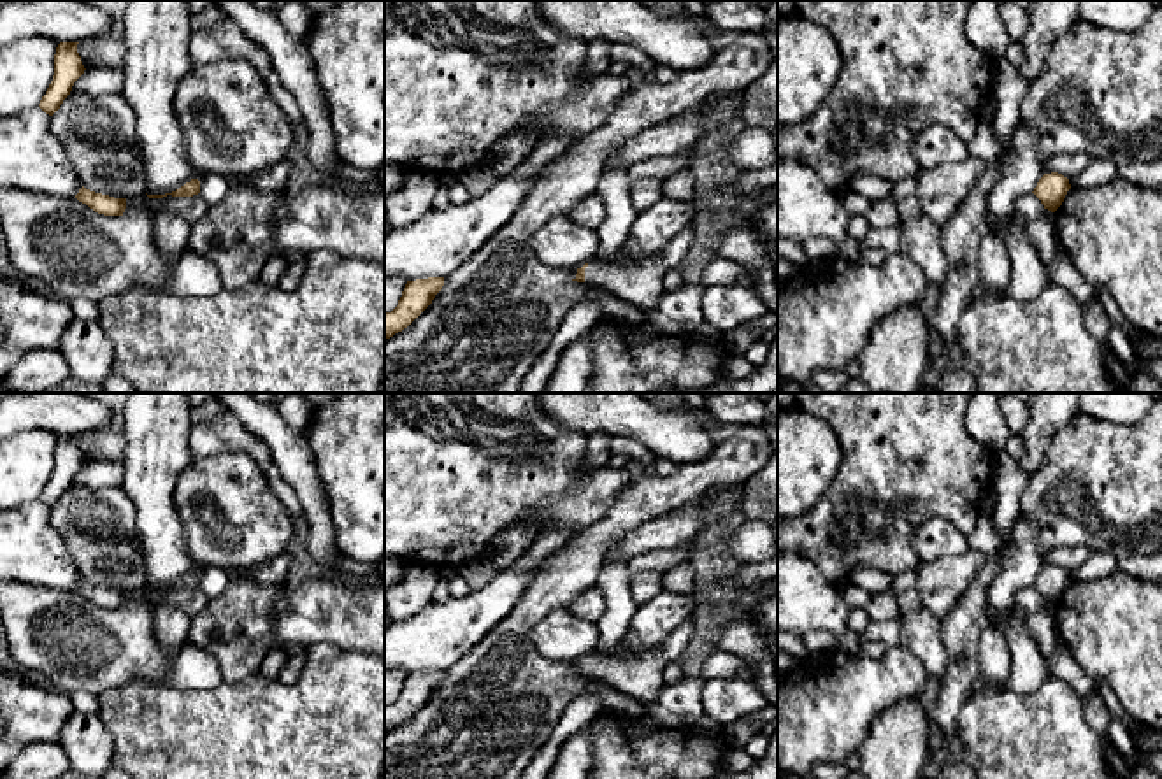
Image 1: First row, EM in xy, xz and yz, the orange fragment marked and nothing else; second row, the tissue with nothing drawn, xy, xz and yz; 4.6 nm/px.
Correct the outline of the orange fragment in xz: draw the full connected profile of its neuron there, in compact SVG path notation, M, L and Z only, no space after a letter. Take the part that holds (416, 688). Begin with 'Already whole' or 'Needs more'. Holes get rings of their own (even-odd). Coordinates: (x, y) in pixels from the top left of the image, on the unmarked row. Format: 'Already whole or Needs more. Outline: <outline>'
Already whole. Outline: M444 670L407 674L398 698L384 707L384 733L407 721L442 683Z

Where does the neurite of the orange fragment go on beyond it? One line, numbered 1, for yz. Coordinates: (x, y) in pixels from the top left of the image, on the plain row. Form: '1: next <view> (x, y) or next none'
1: next none

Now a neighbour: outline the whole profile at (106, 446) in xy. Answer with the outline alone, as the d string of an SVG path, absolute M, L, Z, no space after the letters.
M98 430L77 437L77 446L84 461L123 461L125 460L125 439L123 433Z

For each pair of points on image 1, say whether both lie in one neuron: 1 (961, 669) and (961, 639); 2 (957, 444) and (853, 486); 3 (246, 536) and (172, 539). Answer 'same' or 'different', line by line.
1: same
2: same
3: different

